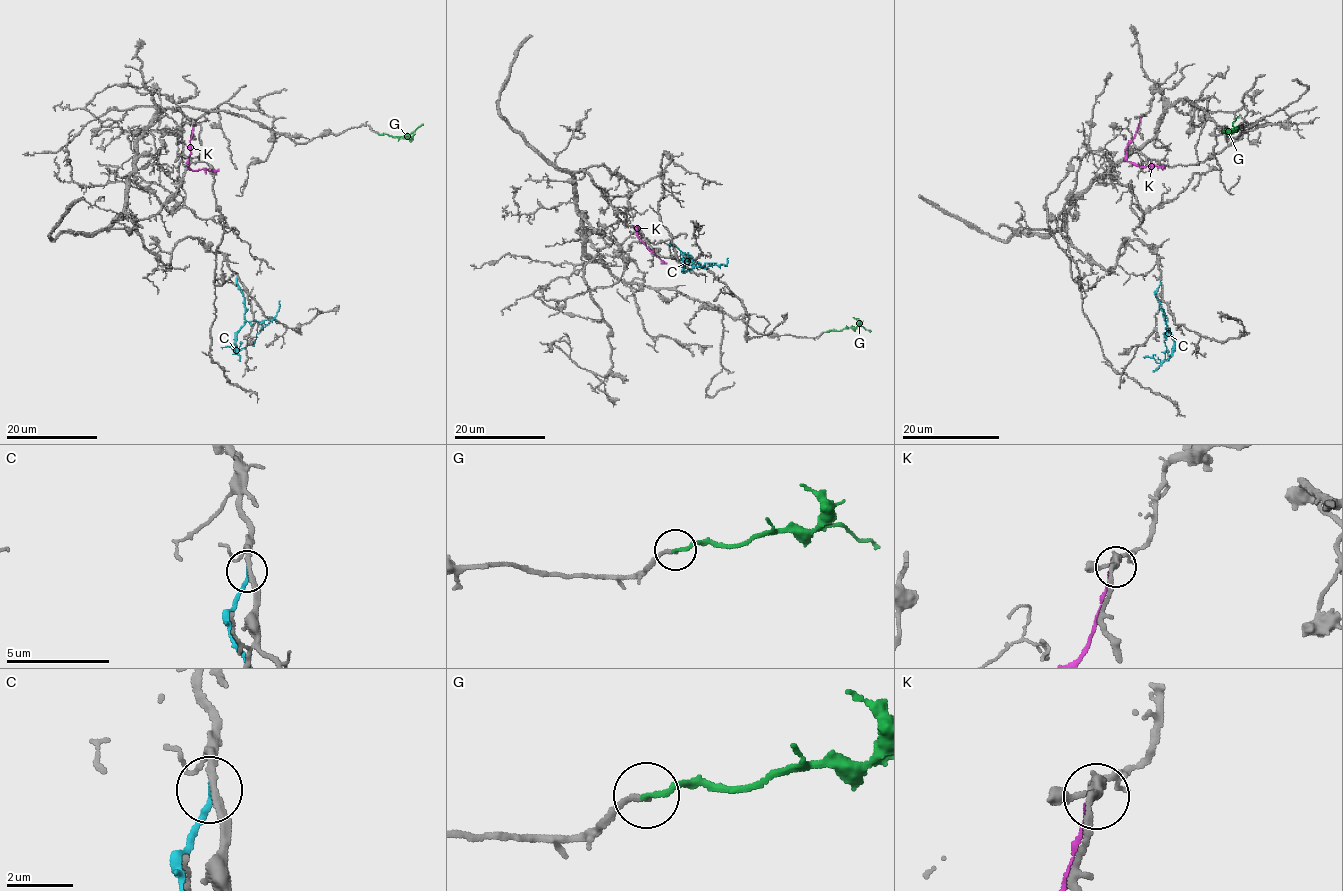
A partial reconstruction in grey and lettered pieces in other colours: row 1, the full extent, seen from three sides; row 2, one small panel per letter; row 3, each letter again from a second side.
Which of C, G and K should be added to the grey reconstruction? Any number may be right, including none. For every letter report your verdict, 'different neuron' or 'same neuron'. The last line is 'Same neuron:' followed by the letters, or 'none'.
C: different neuron
G: same neuron
K: different neuron
Same neuron: G

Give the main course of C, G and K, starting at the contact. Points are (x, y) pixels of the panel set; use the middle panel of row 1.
C: (685, 259), (689, 256), (693, 261), (693, 267), (685, 272), (684, 258), (669, 243)
G: (825, 332), (863, 326), (871, 331)
K: (643, 242), (636, 228), (640, 240), (667, 264)

